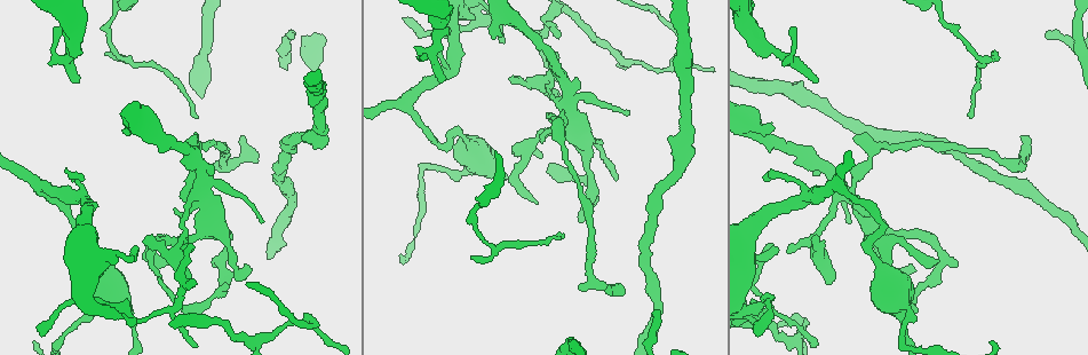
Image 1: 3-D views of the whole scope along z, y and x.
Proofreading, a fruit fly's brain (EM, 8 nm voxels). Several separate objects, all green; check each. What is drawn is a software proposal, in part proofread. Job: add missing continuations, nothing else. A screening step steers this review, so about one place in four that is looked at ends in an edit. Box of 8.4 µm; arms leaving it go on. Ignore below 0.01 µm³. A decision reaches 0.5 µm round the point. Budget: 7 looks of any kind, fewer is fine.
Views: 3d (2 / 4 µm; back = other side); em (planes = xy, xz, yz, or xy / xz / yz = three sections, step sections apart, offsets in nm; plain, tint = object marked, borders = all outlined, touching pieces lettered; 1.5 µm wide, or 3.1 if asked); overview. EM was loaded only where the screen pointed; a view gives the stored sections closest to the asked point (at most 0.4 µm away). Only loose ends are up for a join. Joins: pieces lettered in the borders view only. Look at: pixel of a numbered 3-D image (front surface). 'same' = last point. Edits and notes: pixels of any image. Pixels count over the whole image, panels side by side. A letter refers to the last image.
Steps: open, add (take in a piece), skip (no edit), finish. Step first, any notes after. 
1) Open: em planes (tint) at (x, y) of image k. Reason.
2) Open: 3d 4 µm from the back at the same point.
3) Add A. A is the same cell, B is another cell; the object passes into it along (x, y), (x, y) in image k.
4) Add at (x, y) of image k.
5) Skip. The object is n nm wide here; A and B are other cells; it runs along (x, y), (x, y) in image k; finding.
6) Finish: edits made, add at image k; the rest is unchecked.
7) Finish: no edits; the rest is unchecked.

Open: em planes (borders) at (541, 140) of image 1. Free end.

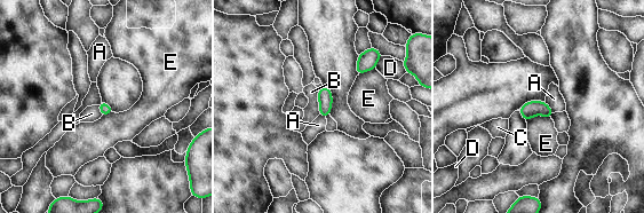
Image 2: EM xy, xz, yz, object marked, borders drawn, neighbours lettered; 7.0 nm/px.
Skip. A, B, C, D and E are other cells; a border runs along (317, 88), (319, 113) in image 2; none of them fits.

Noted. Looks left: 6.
Open: em xy step 8 (plain) at (248, 269) of image 1. Free end.

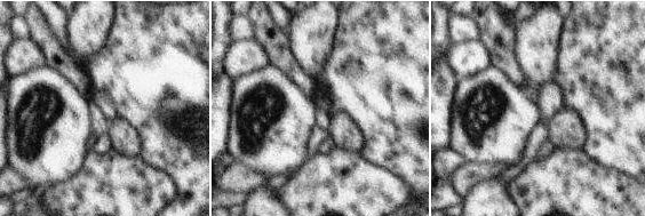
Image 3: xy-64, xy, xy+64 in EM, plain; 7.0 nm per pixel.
Open: em xy step 8 (borders) at the same point.

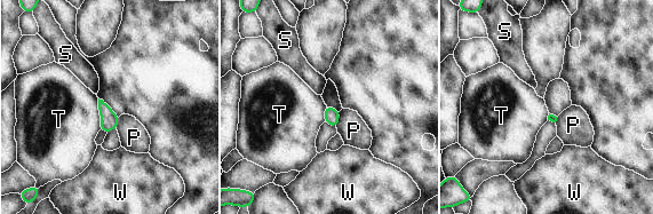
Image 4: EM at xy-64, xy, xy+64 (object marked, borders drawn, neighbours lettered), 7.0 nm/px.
Skip. P, S, T and W are other cells; a border runs along (97, 98), (100, 129) in image 4; none of them fits.

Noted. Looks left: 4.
Open: 3d 2 µm at (241, 136) of image 1. End of a long branch.

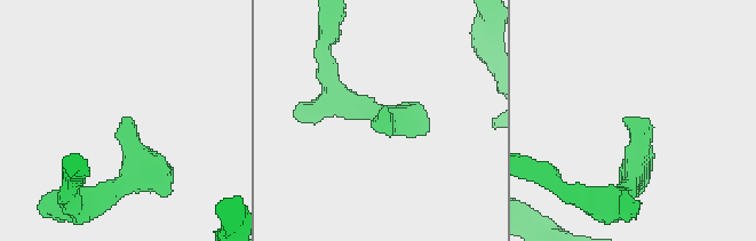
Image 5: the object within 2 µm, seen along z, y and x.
Open: em planes (tint) at (384, 106) of image 5.

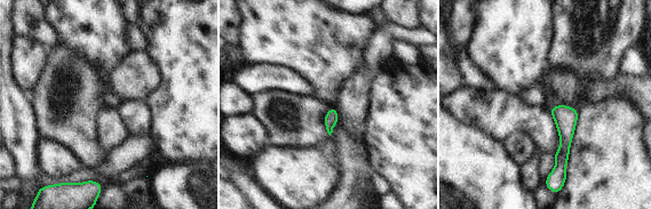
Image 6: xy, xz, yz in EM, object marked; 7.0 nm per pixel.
Open: em planes (borders) at the same point.

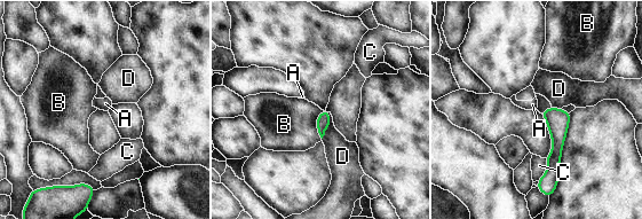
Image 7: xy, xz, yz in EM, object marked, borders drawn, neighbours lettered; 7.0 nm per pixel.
Skip. The object is 100 nm wide here; A, B, C and D are other cells; a border runs along (323, 110), (316, 120), (320, 138) in image 7; none of them fits.

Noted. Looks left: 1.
Finish: no edits; the rest is unchecked.

